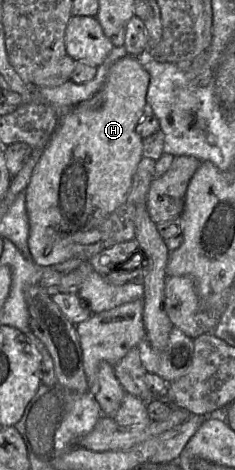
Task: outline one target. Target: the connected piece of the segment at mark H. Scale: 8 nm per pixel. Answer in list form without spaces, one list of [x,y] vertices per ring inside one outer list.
[[[126,55],[109,68],[100,90],[101,105],[98,108],[79,108],[77,104],[60,110],[62,113],[57,129],[42,151],[24,190],[29,220],[28,248],[37,265],[55,266],[71,259],[72,236],[97,228],[126,200],[133,175],[143,157],[143,138],[135,128],[148,110],[146,95],[149,82],[150,75],[141,60]]]

